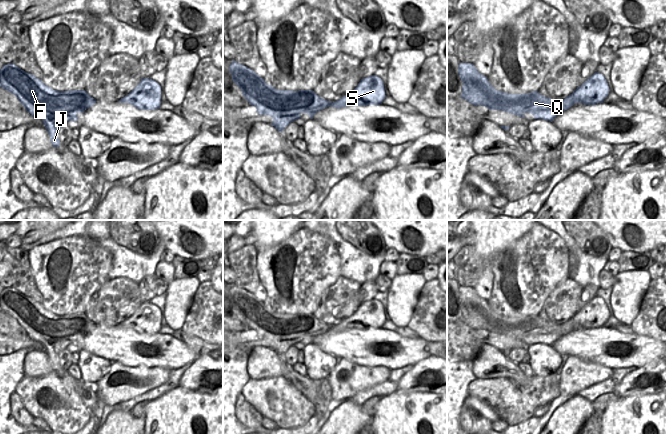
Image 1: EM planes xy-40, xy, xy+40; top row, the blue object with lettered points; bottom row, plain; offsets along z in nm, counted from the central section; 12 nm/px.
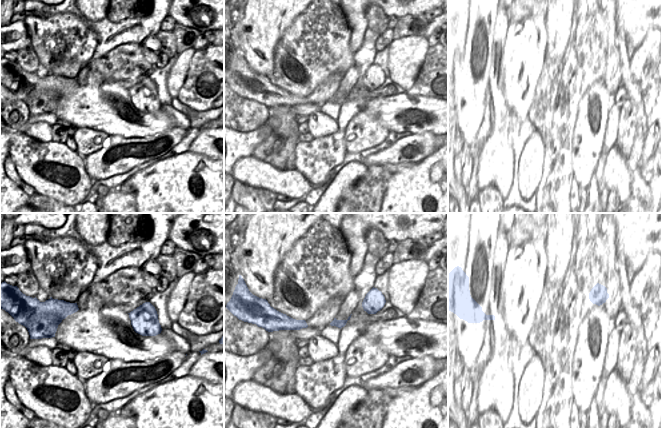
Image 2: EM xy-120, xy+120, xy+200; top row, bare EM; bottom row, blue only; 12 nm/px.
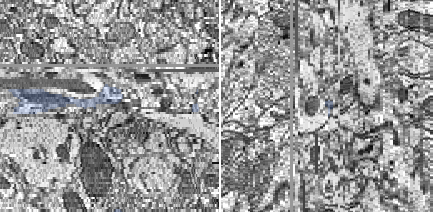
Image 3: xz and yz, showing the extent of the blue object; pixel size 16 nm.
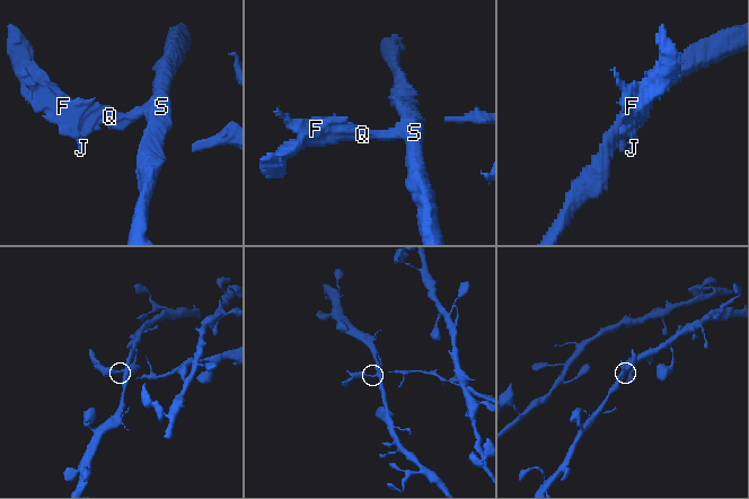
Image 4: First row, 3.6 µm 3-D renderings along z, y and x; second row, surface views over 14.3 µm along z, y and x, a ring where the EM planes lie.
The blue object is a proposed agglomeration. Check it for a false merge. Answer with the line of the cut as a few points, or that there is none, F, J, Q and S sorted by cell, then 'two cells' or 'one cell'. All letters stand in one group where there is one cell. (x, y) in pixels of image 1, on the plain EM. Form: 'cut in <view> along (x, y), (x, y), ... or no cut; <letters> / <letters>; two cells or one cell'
cut in xy+40 along (547, 324), (547, 331), (549, 333), (561, 335); F J Q / S; two cells

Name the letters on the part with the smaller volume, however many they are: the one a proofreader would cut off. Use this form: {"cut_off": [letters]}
{"cut_off": ["F", "J", "Q"]}

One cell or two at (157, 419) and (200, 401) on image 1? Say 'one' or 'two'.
one

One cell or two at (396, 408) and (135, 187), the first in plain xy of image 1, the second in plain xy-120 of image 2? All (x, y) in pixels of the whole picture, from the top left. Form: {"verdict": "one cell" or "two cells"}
{"verdict": "one cell"}

